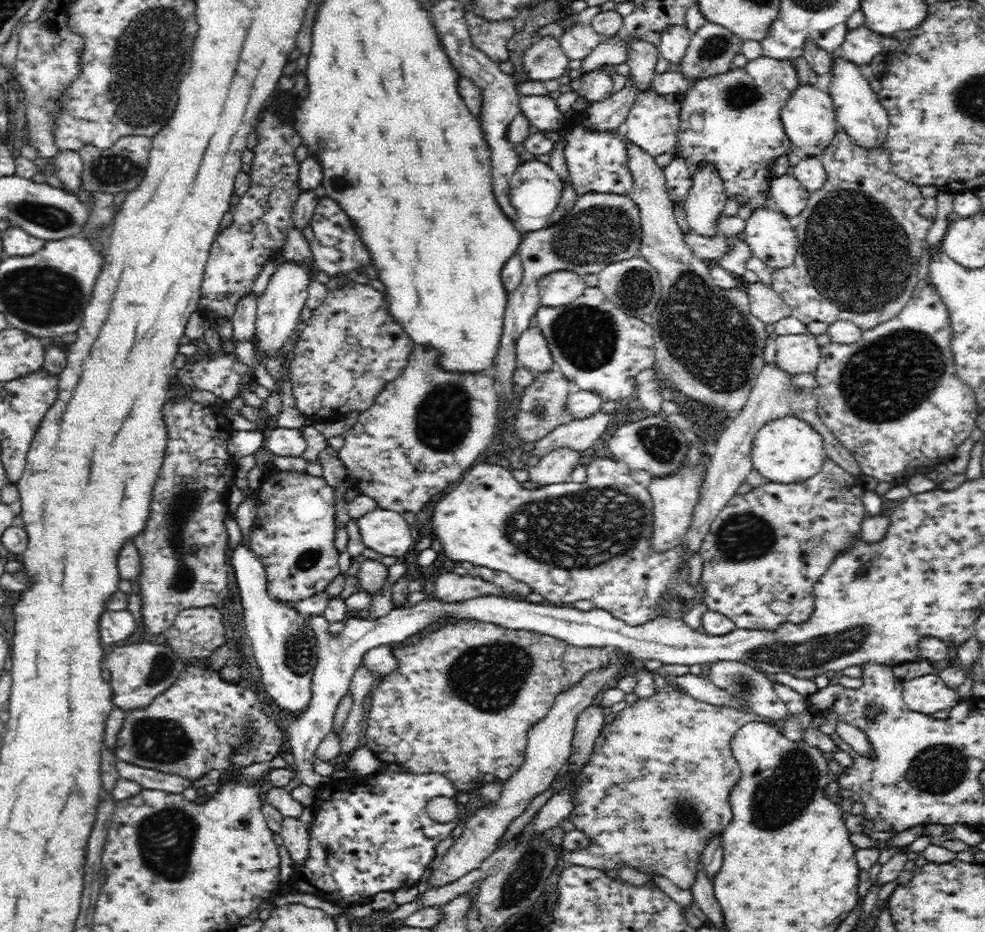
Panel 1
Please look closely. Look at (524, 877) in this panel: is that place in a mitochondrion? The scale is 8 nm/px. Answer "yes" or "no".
yes

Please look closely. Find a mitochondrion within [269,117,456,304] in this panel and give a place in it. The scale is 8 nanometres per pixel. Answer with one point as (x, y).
(340, 183)

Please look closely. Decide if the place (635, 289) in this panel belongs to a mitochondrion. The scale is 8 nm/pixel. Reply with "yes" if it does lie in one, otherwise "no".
yes

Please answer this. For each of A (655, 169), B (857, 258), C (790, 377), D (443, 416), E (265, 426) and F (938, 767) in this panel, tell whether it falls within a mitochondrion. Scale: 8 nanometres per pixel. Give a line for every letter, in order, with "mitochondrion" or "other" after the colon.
A: other
B: mitochondrion
C: other
D: mitochondrion
E: other
F: mitochondrion

